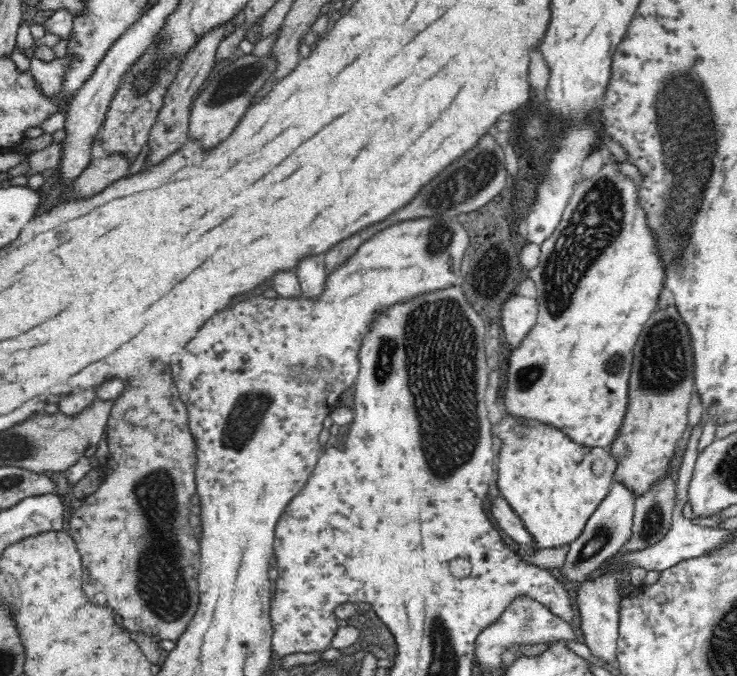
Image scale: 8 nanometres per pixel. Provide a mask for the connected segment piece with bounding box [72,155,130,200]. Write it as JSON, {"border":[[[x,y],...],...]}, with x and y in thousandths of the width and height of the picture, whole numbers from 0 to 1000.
{"border":[[[144,229],[142,234],[123,237],[114,254],[103,263],[99,286],[106,296],[136,287],[153,269],[174,262],[174,247],[168,229]]]}

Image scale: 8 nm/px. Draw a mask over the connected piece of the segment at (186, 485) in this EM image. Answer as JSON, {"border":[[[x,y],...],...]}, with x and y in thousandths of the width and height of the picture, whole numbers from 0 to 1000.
{"border":[[[209,536],[206,544],[204,544],[204,556],[198,556],[198,559],[209,559],[209,562],[171,562],[168,580],[157,589],[142,633],[151,679],[147,680],[141,692],[141,710],[130,726],[110,738],[107,751],[98,760],[91,762],[88,783],[102,800],[110,824],[113,874],[119,886],[128,895],[147,893],[166,914],[166,926],[171,932],[191,932],[193,936],[205,942],[217,941],[223,947],[239,950],[258,923],[271,893],[271,874],[269,864],[266,864],[266,852],[270,852],[271,836],[270,799],[266,799],[266,790],[263,790],[263,784],[255,772],[258,734],[266,728],[266,713],[263,713],[263,695],[266,695],[266,673],[263,669],[266,658],[255,633],[252,599],[244,589],[239,571],[236,571],[231,541],[220,538],[220,536]]]}

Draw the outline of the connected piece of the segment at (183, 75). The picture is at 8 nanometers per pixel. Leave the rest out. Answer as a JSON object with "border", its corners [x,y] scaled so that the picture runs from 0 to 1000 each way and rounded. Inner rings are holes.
{"border":[[[304,37],[290,40],[281,47],[277,55],[271,56],[266,68],[255,77],[252,89],[246,92],[246,99],[240,108],[239,117],[228,130],[223,146],[220,146],[220,160],[214,163],[212,182],[208,185],[202,204],[199,207],[198,234],[193,251],[217,243],[224,238],[233,226],[244,222],[255,206],[255,186],[258,154],[263,148],[263,139],[271,133],[271,127],[277,124],[280,115],[285,112],[288,102],[292,99],[293,78],[299,61],[304,56]]]}

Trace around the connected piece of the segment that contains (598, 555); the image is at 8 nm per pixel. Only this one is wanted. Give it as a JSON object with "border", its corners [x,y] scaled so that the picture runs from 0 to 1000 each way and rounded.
{"border":[[[832,714],[822,737],[798,768],[790,793],[772,806],[769,825],[765,828],[763,842],[758,842],[763,854],[786,862],[802,855],[807,843],[813,843],[824,827],[836,821],[836,817],[847,809],[848,802],[852,802],[856,793],[855,781],[858,781],[862,738],[858,726],[852,726],[847,716]]]}

